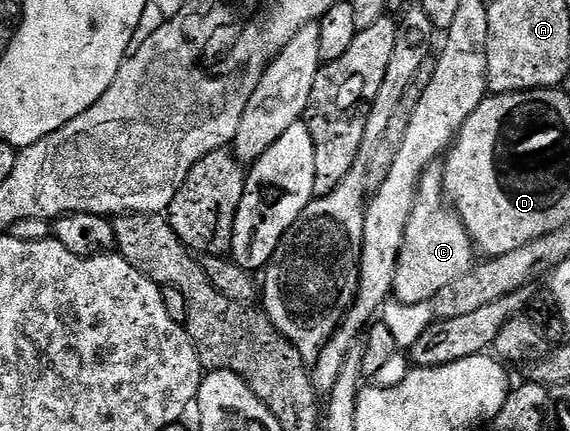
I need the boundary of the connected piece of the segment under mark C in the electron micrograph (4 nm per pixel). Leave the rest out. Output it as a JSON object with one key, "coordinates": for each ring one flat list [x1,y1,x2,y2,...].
{"coordinates":[[429,165,420,177,416,191,416,203,410,212,402,248,396,265,396,275,392,281,395,301,406,304,431,302,450,280,458,280,474,265,474,243,464,227,459,214,446,201,444,192,444,171,439,165]]}

